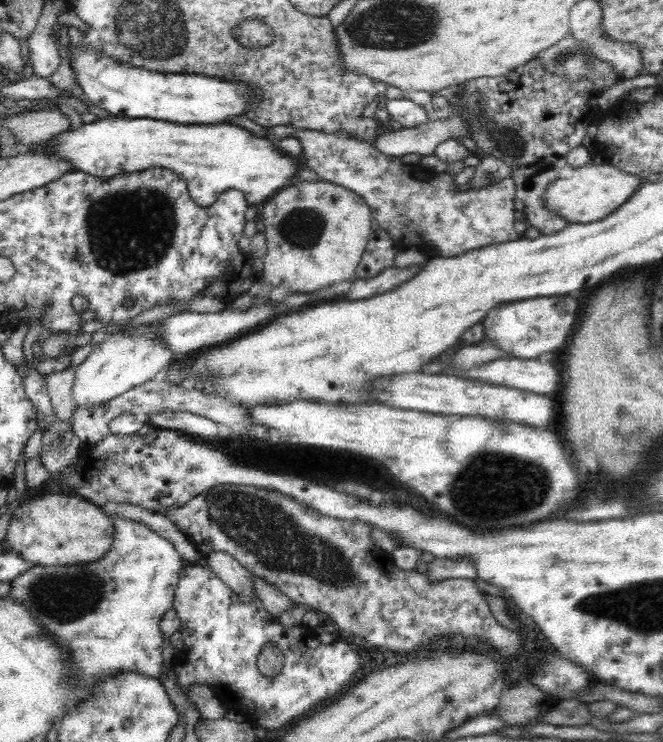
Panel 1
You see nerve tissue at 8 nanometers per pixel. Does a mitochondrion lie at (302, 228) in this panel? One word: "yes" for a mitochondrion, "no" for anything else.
yes

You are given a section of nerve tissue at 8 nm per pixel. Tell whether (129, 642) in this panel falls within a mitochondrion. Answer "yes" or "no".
no

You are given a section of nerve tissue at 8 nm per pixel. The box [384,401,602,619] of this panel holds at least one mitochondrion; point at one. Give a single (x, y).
(495, 484)

